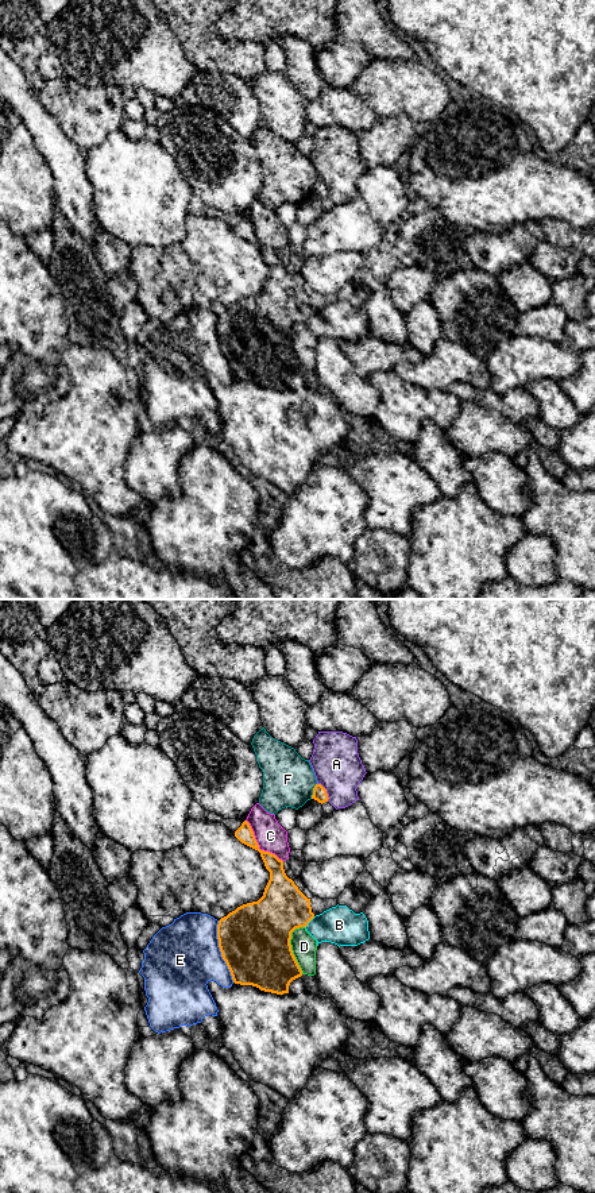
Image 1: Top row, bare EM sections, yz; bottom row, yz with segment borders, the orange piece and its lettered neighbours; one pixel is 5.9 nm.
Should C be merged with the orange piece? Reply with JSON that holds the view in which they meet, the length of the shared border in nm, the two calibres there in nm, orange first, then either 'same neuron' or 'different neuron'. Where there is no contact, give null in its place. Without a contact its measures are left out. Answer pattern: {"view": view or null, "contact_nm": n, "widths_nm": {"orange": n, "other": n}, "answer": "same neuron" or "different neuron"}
{"view": "yz", "contact_nm": 340, "widths_nm": {"orange": 120, "other": 180}, "answer": "different neuron"}

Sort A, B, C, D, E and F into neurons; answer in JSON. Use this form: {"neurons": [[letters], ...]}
{"neurons": [["A"], ["B", "D"], ["C"], ["E"], ["F"]]}

